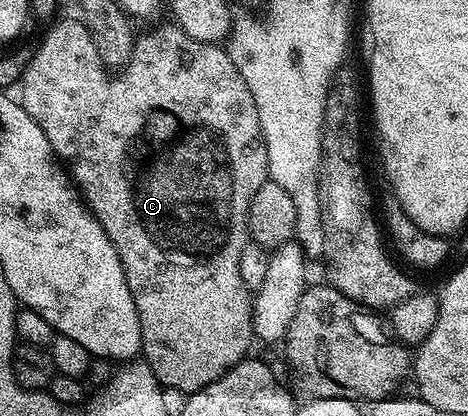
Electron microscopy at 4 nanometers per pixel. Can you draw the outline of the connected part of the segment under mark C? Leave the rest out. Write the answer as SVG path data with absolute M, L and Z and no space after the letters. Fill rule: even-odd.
M69 19L66 23L54 22L45 40L32 52L29 68L25 70L23 88L25 99L23 106L27 114L38 123L53 146L53 154L71 172L71 179L79 188L93 216L103 225L111 245L117 251L119 261L123 265L123 273L127 277L127 285L131 289L131 297L135 301L135 309L141 326L141 355L153 376L162 388L173 391L192 393L211 385L219 377L223 377L236 363L250 354L249 346L255 343L253 334L253 304L251 288L239 274L239 257L245 244L250 242L249 210L255 193L259 193L259 185L269 179L269 162L265 138L261 132L259 113L255 105L255 97L251 97L249 83L243 81L239 69L229 56L224 46L215 43L195 41L183 33L183 29L170 25L162 29L158 35L145 35L133 45L133 57L120 73L110 74L105 67L91 59L89 28L84 22Z

